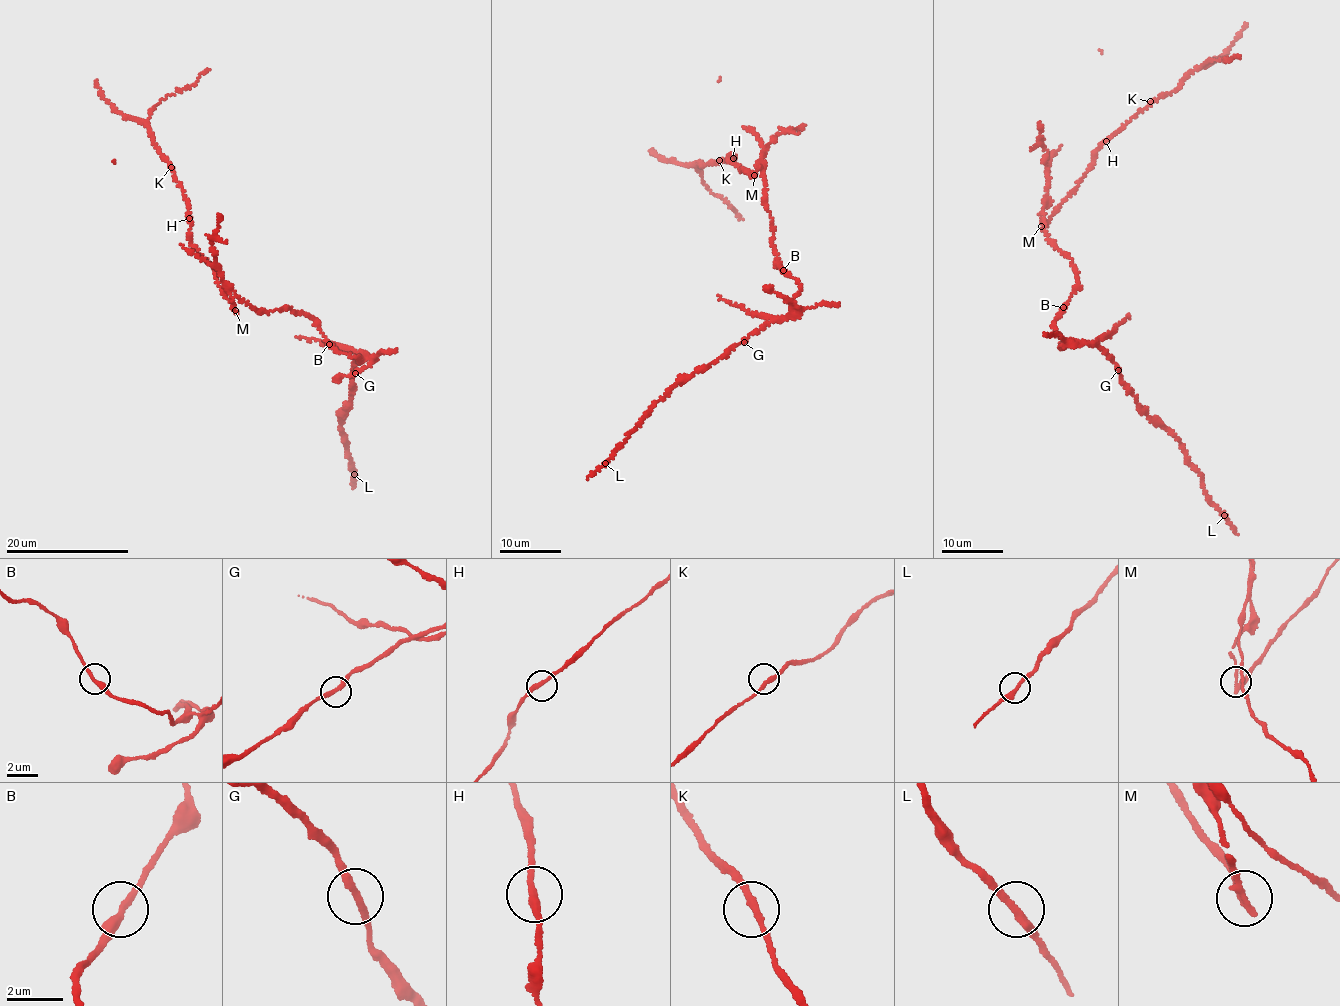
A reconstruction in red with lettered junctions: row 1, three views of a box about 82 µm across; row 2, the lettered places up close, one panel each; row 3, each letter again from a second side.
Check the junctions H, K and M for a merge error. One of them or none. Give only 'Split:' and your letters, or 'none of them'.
Split: M

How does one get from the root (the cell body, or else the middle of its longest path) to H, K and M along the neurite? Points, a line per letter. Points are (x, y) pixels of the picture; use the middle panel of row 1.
H: (772, 228), (762, 167), (759, 166), (750, 175), (731, 163), (728, 158), (733, 155), (733, 158)
K: (772, 228), (762, 167), (759, 167), (751, 175), (731, 163), (728, 158), (734, 155), (729, 162), (719, 160)
M: (772, 228), (761, 166), (754, 175)

